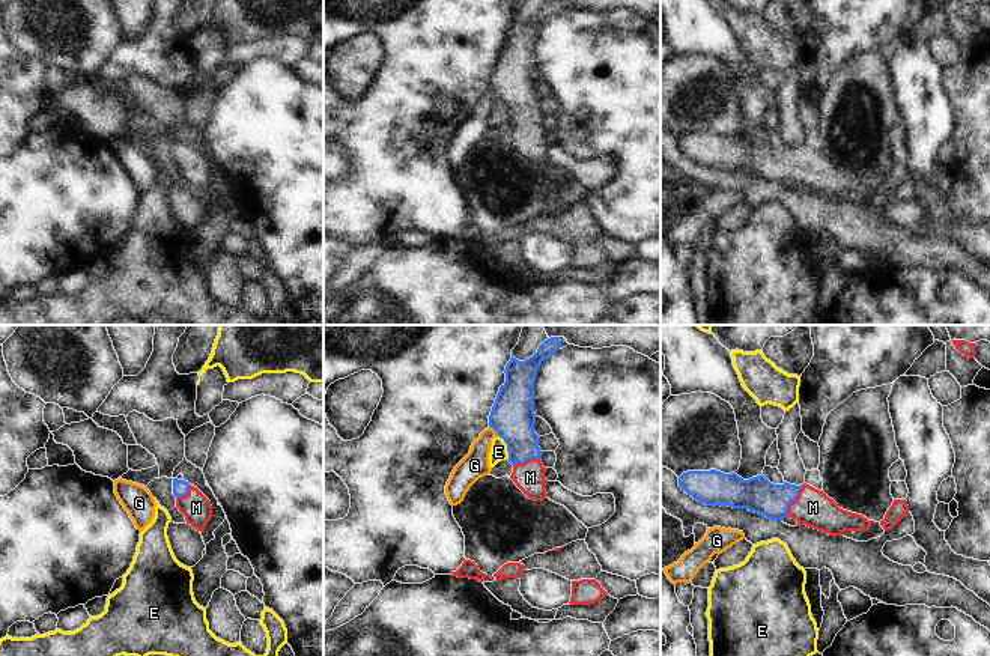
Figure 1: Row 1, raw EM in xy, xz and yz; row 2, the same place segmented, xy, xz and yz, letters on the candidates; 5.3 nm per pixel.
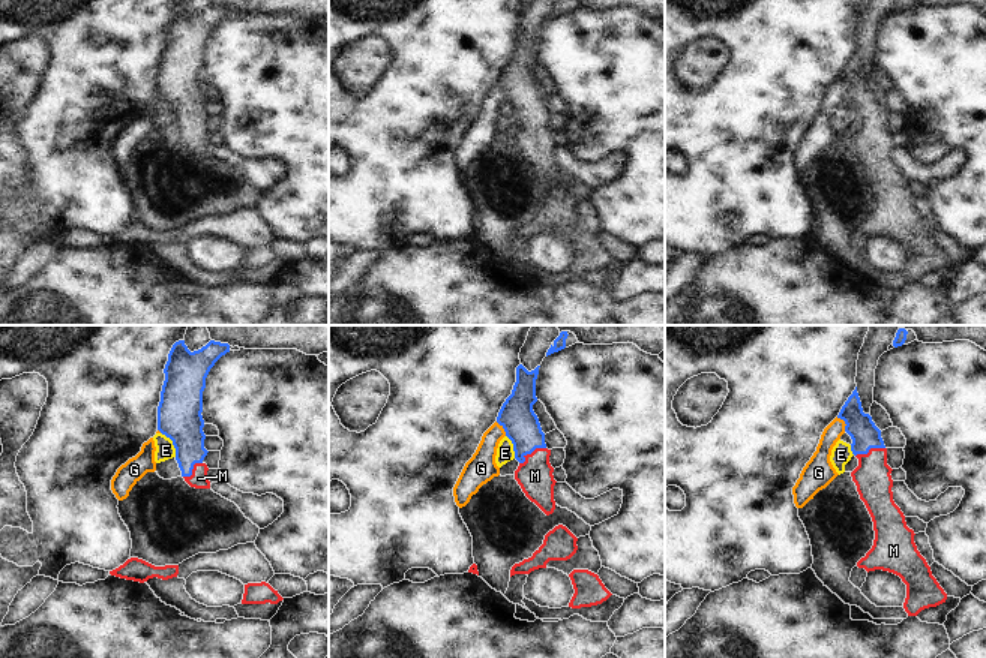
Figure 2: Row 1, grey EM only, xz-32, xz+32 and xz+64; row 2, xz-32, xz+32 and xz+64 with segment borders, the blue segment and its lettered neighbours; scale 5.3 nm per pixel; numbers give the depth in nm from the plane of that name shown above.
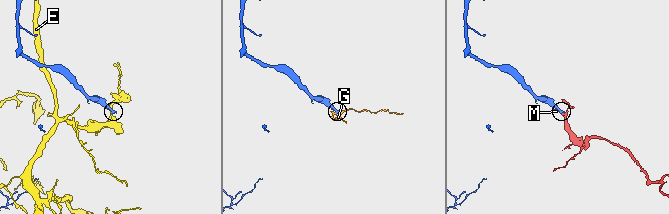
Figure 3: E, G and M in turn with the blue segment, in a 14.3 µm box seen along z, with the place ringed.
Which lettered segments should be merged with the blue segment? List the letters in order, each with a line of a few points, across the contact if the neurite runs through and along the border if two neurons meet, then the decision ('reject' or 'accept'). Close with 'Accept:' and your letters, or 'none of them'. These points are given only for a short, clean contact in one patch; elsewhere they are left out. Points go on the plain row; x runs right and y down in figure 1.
E: xz (498, 98), (506, 107), (507, 122) | reject
G: xz (489, 89), (498, 98) | reject
M: yz (759, 158), (774, 164), (792, 164), (805, 166), (813, 170) | accept
Accept: M

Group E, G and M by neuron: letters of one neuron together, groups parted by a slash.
E / G / M

